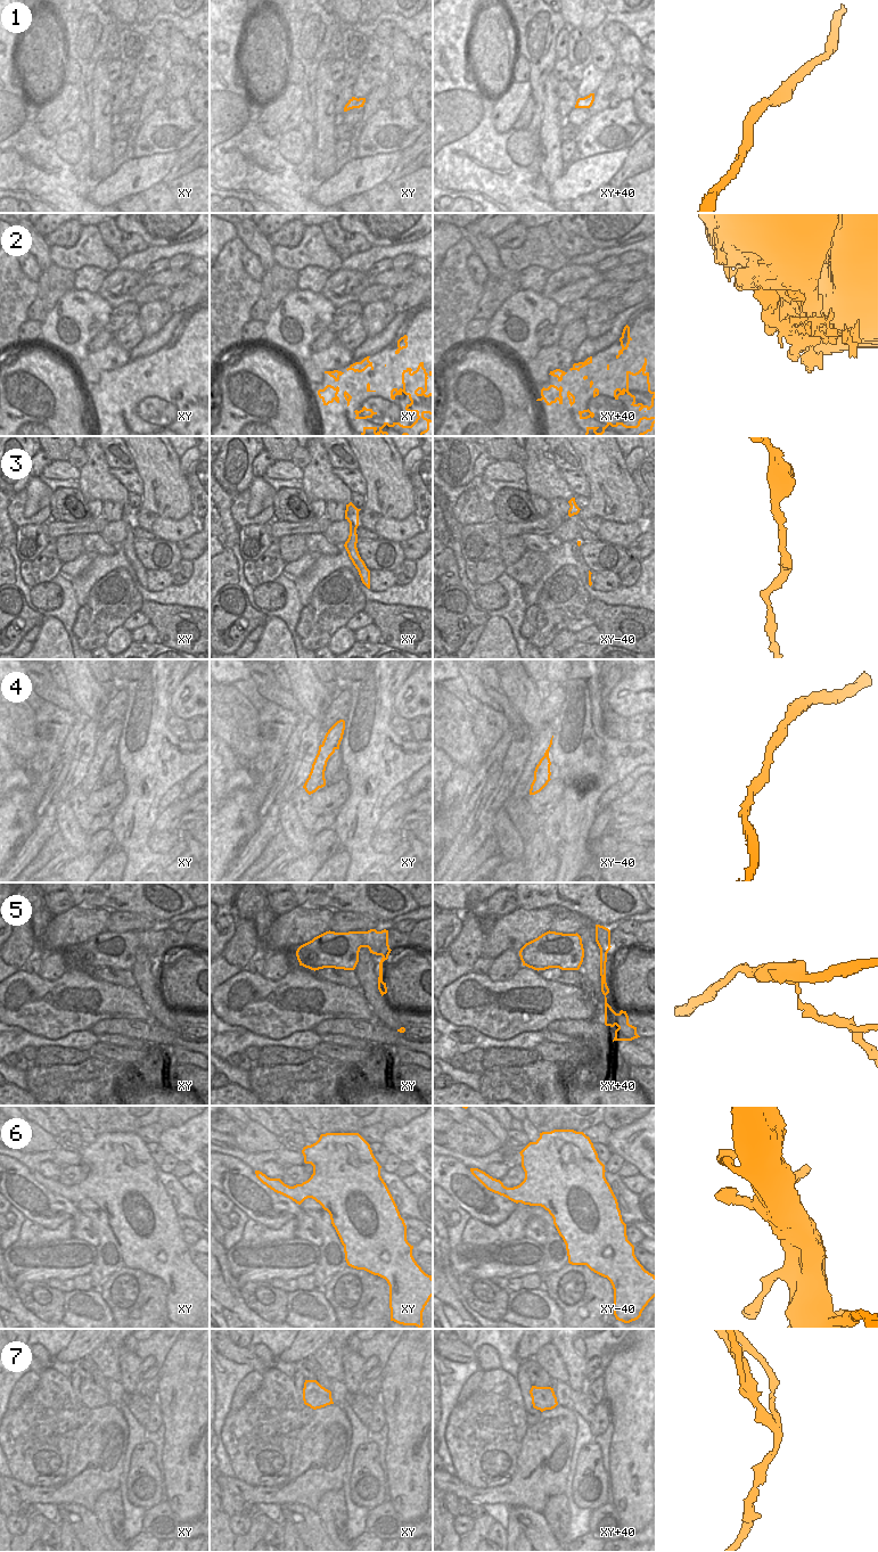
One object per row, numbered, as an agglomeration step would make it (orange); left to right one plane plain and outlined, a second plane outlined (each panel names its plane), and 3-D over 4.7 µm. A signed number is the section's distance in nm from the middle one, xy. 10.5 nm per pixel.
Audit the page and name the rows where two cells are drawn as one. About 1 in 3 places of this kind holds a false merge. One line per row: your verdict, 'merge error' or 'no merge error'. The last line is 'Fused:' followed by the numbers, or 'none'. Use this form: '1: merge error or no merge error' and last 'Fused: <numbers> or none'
1: no merge error
2: no merge error
3: no merge error
4: no merge error
5: merge error
6: no merge error
7: merge error
Fused: 5, 7

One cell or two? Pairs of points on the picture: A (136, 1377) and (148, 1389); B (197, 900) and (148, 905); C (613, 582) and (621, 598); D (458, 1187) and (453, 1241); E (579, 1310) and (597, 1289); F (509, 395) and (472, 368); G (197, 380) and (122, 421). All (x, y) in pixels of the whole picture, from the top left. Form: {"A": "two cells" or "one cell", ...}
{"A": "two cells", "B": "two cells", "C": "two cells", "D": "two cells", "E": "one cell", "F": "one cell", "G": "one cell"}

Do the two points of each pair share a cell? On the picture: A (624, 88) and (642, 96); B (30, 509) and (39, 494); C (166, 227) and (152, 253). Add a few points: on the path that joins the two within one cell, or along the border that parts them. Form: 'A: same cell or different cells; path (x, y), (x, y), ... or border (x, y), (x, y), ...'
A: different cells; border (643, 81), (631, 98)
B: same cell; path (32, 506), (37, 498)
C: different cells; border (182, 243), (149, 246)

